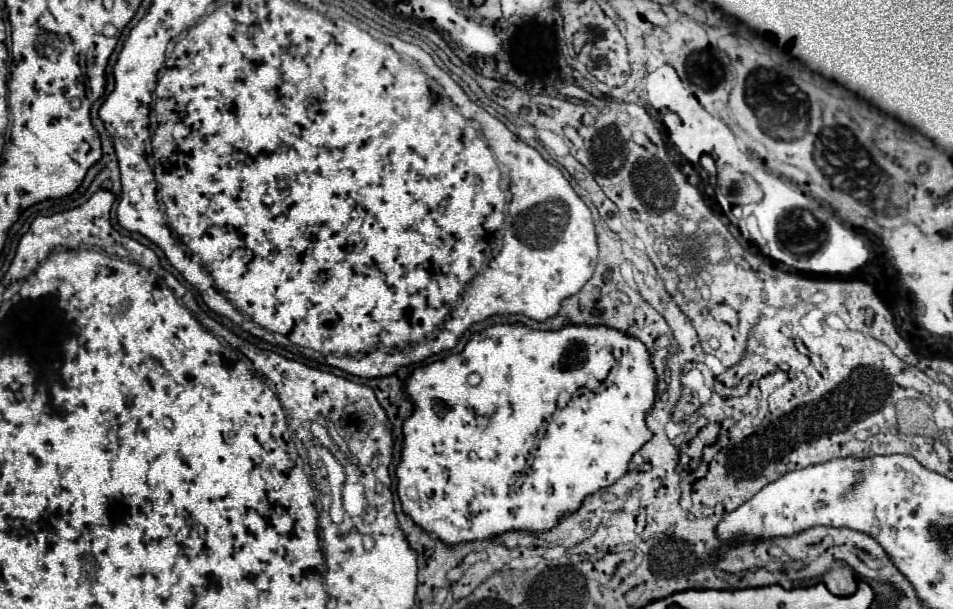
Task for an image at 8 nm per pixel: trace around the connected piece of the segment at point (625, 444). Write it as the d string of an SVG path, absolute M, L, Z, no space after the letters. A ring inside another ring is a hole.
M492 325L482 333L476 333L460 355L450 355L444 361L420 367L406 381L406 393L414 401L414 413L404 423L404 449L402 461L396 469L398 477L398 497L402 501L402 509L406 515L414 519L424 531L438 535L448 545L458 545L462 541L490 539L504 531L530 531L540 533L548 531L556 525L560 515L576 511L584 497L596 493L602 487L612 485L628 471L628 463L636 451L652 437L646 427L646 415L654 405L654 387L656 373L650 367L650 353L642 341L630 337L622 331L610 327L588 327L588 325L566 325L560 331L532 331L524 325ZM472 373L480 375L478 385L468 385L468 377ZM440 407L440 413L434 411Z

